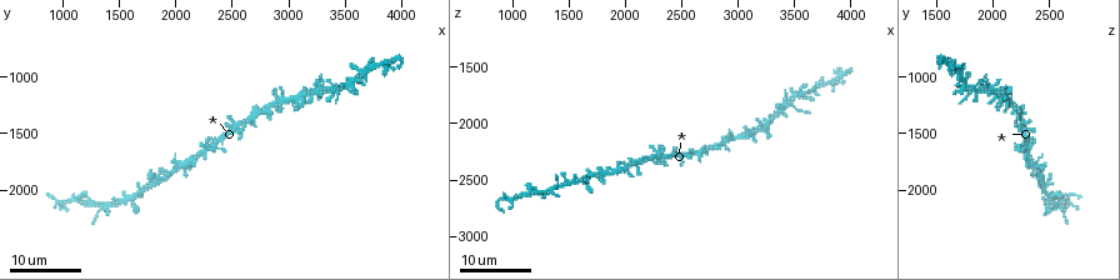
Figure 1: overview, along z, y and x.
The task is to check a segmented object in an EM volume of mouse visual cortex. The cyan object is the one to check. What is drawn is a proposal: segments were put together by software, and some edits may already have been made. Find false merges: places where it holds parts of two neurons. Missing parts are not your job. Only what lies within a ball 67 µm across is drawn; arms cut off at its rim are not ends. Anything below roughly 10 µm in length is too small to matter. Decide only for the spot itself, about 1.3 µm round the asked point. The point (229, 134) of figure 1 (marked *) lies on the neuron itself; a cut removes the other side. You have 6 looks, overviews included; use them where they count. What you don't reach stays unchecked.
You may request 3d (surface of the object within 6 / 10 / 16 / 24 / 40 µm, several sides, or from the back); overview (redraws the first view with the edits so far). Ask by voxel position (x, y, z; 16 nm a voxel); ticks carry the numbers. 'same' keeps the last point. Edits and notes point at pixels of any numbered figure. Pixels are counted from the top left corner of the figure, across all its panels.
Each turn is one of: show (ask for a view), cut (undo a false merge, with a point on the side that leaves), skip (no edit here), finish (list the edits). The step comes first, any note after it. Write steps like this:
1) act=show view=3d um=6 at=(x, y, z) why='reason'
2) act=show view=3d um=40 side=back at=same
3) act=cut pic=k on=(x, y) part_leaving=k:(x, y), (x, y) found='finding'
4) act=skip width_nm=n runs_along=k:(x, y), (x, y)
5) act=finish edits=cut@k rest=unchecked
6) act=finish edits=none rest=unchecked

act=show view=3d um=16 at=(3600, 1020, 1740) why='three-way junction'

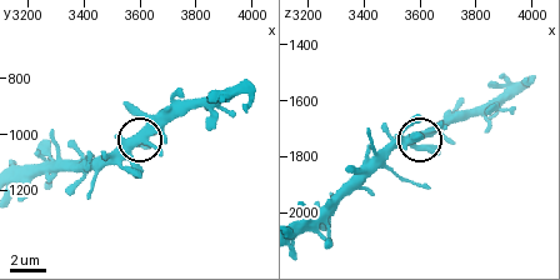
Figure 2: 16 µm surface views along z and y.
act=show view=3d um=10 at=same

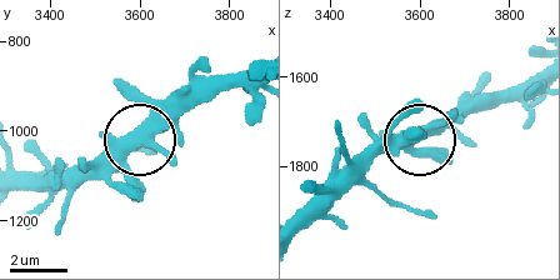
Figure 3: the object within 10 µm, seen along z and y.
act=skip arms=3 runs_along=3:(23, 191), (65, 186), (136, 141), (185, 94) found='continuous, no second neuron'

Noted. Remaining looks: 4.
act=show view=3d um=16 at=(3080, 1220, 2120) why='side arm on a straight run'

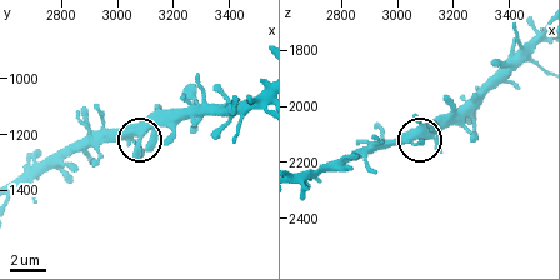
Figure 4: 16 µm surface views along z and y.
act=show view=3d um=6 at=(3070, 1190, 2100) why='closer look'

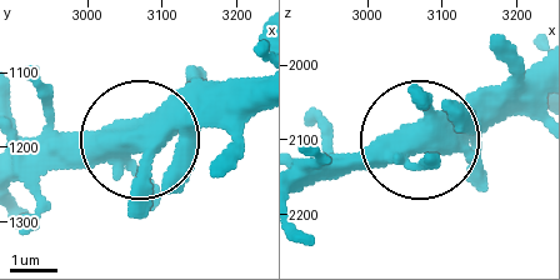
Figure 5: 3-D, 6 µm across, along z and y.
act=skip arms=3 found='continuous, no second neuron'

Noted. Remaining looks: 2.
act=show view=3d um=16 at=(1080, 2080, 2620) why='calibre changes'

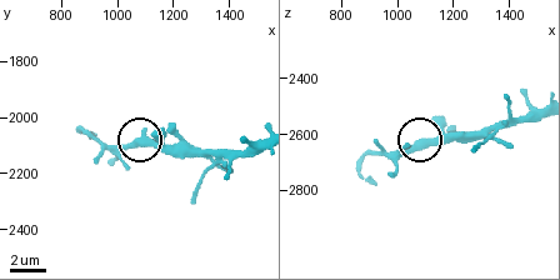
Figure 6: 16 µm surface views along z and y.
act=show view=3d um=6 at=(1110, 2090, 2620)

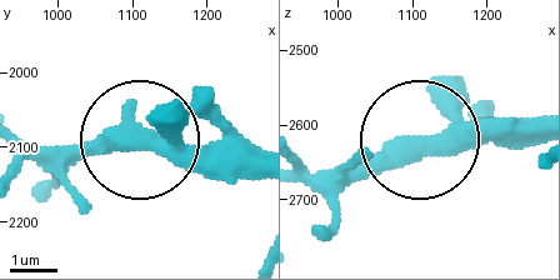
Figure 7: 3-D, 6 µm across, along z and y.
act=skip runs_along=7:(530, 121), (459, 121), (303, 174) found='one neuron here'

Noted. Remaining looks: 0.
act=finish edits=none rest=unchecked

